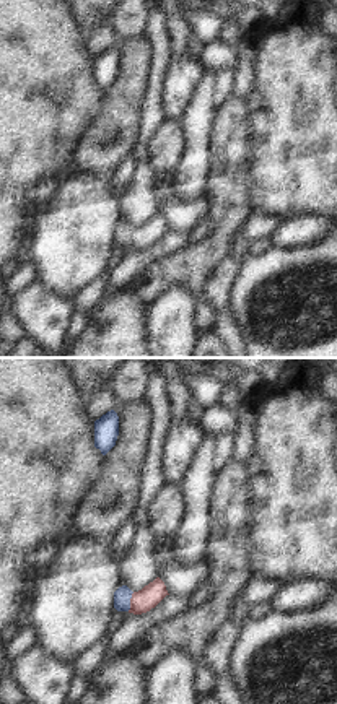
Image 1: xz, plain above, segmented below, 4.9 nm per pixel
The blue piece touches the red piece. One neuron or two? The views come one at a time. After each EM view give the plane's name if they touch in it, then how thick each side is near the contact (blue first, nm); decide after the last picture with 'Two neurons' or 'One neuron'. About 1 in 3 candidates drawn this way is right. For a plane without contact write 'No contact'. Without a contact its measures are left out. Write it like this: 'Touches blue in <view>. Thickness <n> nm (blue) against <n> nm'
Touches blue in xz. Thickness 90 nm (blue) against 110 nm.

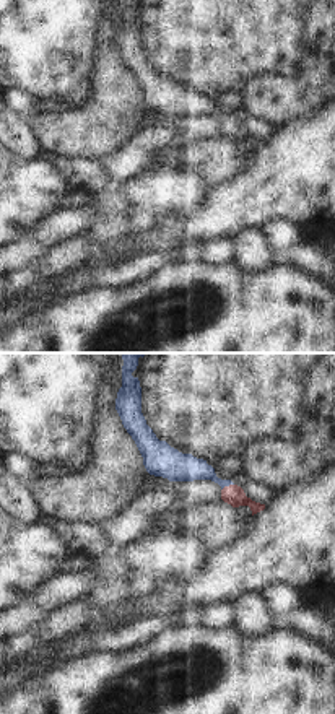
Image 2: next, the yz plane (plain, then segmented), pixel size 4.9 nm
Touches blue in yz. Thickness 140 nm (blue) against 100 nm.

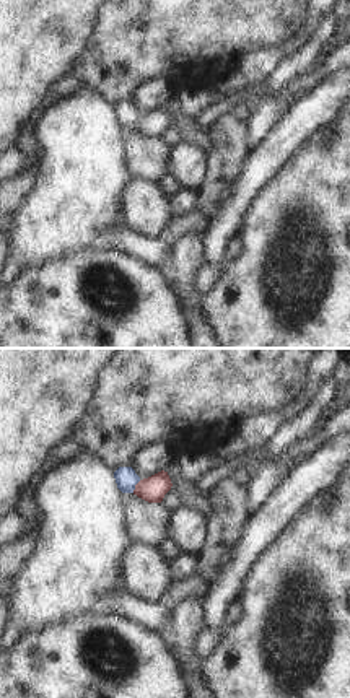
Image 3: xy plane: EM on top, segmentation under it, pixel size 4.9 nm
Touches blue in xy. Thickness 110 nm (blue) against 130 nm.

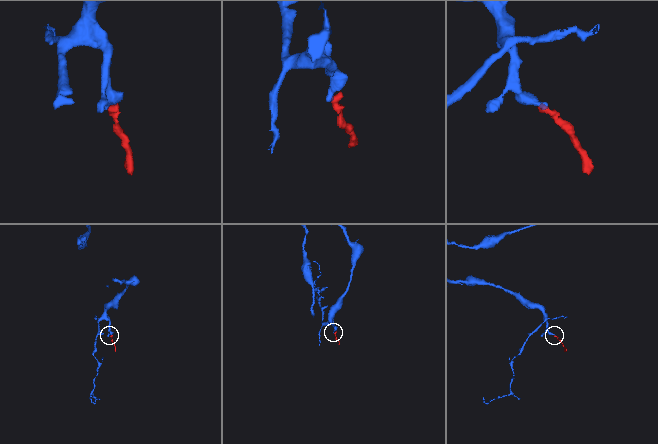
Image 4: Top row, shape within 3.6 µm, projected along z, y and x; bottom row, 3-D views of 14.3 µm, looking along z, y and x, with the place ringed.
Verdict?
One neuron.

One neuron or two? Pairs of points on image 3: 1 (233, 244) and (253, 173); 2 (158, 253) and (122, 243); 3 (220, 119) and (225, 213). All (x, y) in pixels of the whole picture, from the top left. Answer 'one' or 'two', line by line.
1: two
2: one
3: two

